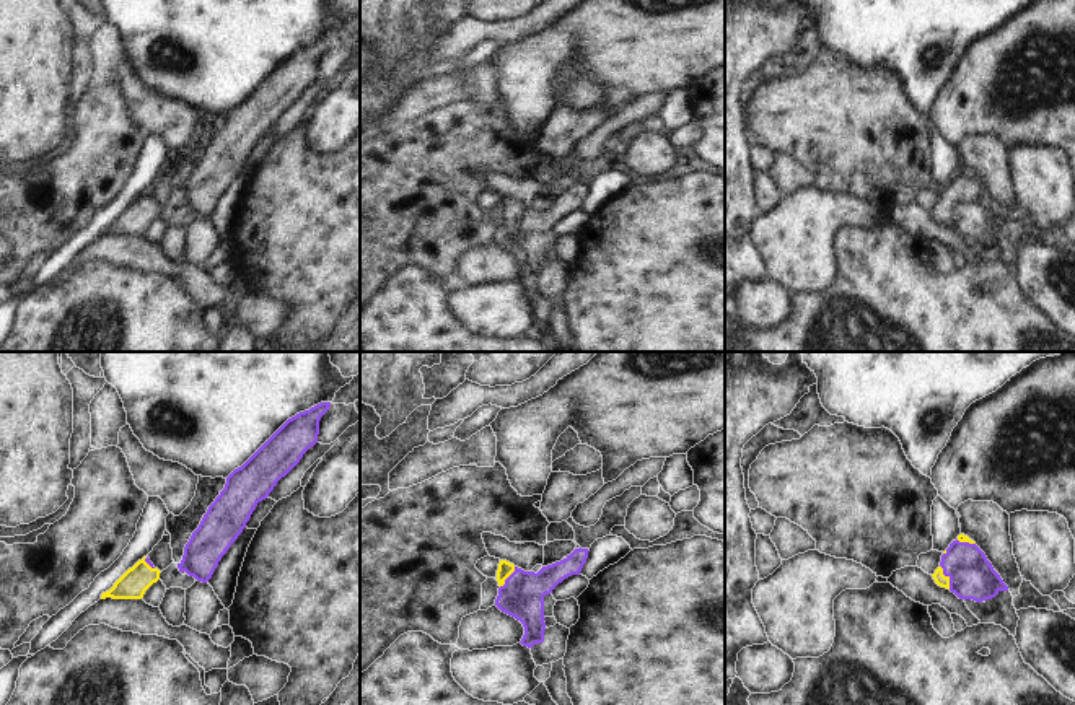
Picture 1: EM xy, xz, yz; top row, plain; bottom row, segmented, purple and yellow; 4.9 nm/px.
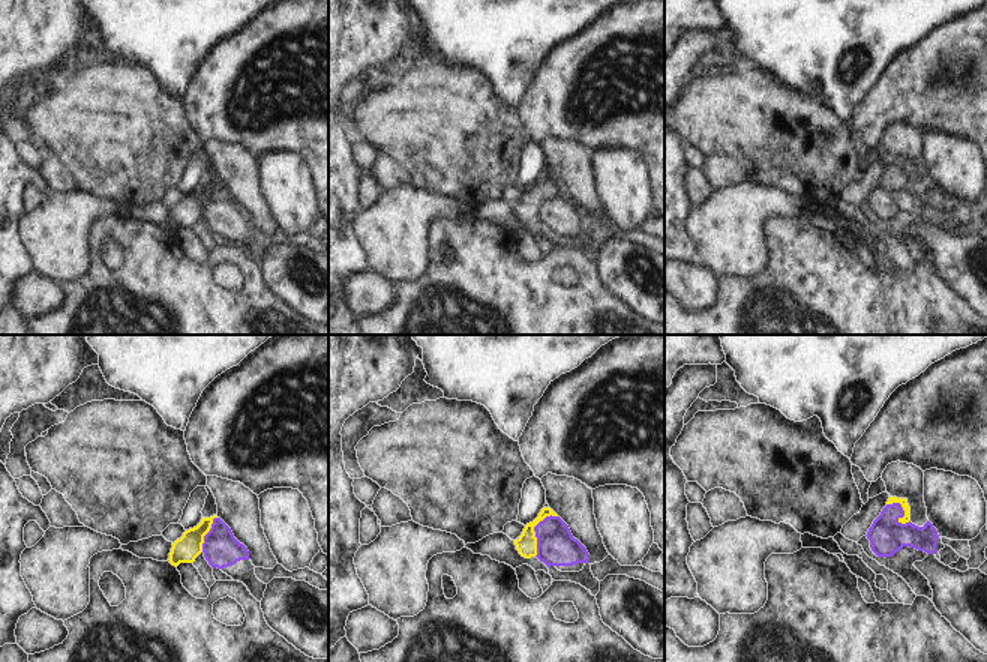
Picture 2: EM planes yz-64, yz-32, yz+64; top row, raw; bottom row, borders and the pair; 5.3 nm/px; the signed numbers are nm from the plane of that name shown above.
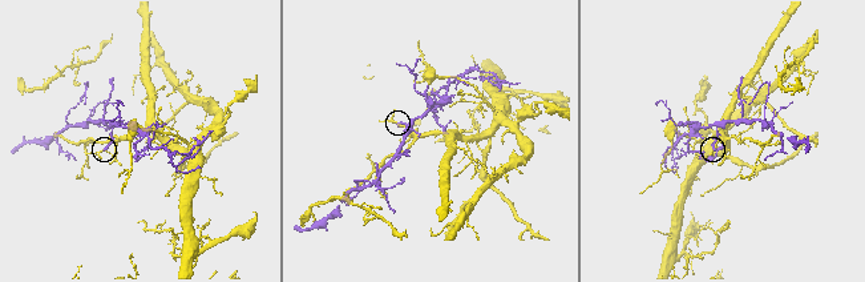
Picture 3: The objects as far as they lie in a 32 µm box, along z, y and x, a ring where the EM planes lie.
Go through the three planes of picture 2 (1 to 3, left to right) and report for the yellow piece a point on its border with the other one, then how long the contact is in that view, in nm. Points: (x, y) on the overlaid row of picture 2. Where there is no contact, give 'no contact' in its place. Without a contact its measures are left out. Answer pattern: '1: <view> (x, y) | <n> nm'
1: yz-64 (206, 535) | 200 nm
2: yz-32 (534, 530) | 260 nm
3: yz+64 (903, 511) | 160 nm

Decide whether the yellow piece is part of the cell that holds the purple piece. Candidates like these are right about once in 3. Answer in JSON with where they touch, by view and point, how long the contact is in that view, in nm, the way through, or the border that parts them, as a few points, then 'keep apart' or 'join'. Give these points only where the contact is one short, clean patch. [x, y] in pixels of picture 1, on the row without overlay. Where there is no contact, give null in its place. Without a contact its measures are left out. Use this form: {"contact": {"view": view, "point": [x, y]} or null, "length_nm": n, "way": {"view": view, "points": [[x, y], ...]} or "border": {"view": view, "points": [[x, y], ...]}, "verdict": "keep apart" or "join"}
{"contact": {"view": "yz", "point": [947, 210]}, "length_nm": 130, "border": {"view": "yz", "points": [[940, 201], [950, 223]]}, "verdict": "keep apart"}

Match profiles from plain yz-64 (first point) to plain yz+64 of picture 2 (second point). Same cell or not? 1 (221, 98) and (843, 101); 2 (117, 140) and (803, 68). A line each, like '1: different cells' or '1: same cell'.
1: different cells
2: different cells

